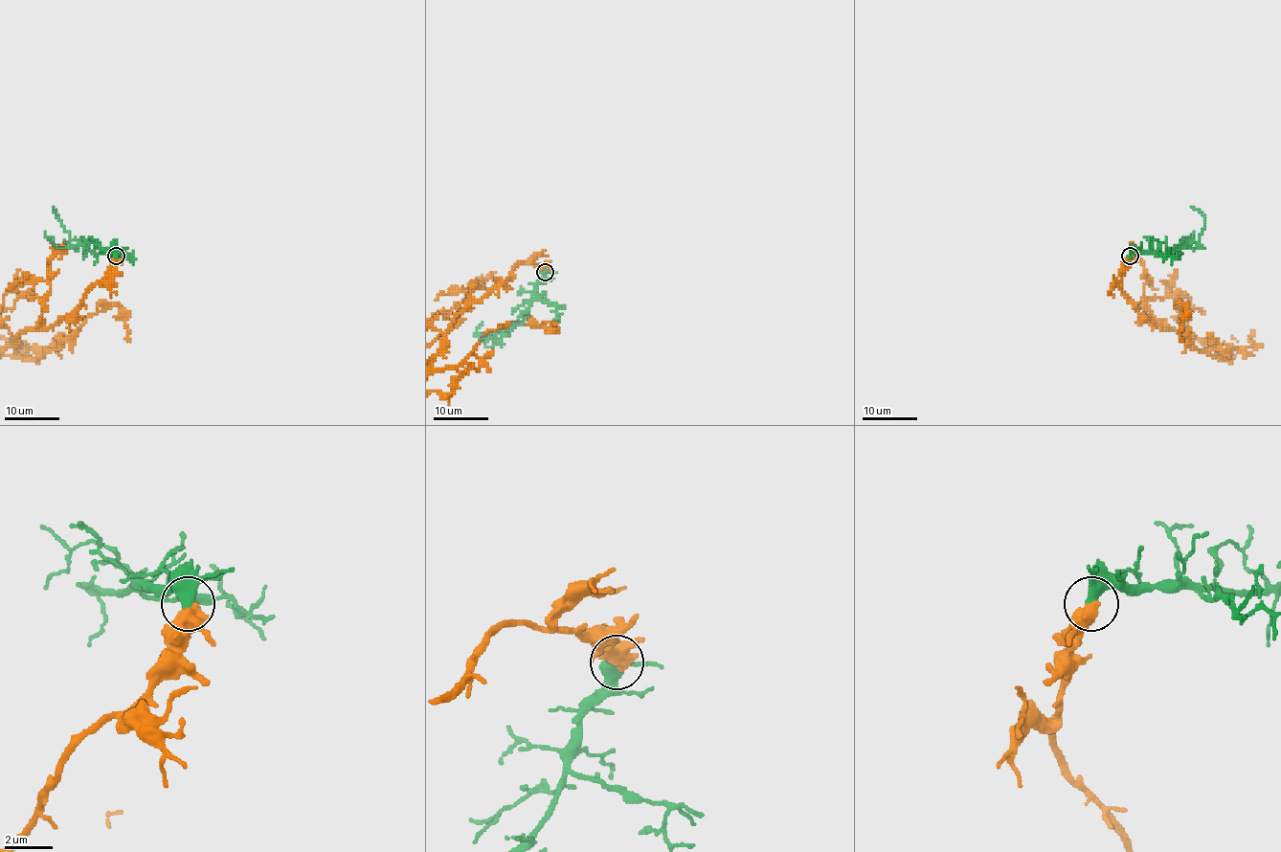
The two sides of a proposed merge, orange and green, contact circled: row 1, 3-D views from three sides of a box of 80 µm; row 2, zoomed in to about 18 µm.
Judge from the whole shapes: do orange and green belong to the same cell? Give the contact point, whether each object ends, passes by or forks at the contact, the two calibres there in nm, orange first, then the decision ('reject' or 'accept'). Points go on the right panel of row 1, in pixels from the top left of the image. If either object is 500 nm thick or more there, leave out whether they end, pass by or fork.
(1130, 256) | 600/600 nm | reject

